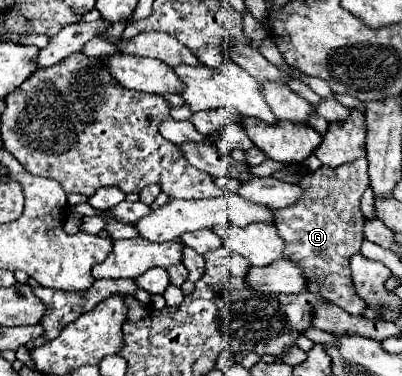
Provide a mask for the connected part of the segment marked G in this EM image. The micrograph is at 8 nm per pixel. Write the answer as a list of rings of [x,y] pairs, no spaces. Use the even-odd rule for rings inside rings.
[[[362,157],[336,169],[322,165],[318,171],[308,173],[300,185],[306,189],[304,201],[298,201],[288,209],[274,211],[276,229],[286,241],[284,257],[296,261],[308,273],[308,291],[324,295],[324,299],[342,307],[346,313],[360,315],[366,305],[354,291],[348,263],[350,257],[360,251],[364,241],[364,215],[360,211],[360,197],[370,185],[368,159]],[[332,193],[346,199],[332,199]]]

